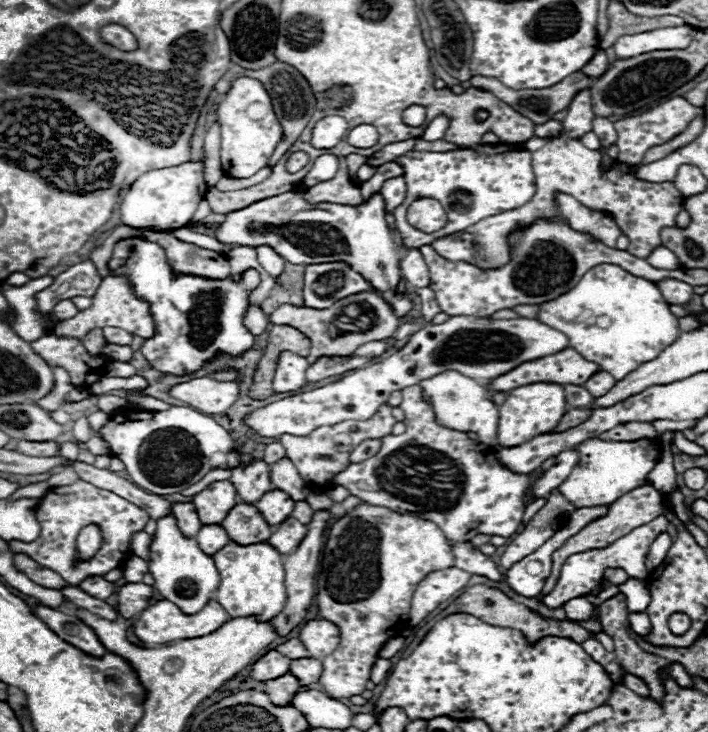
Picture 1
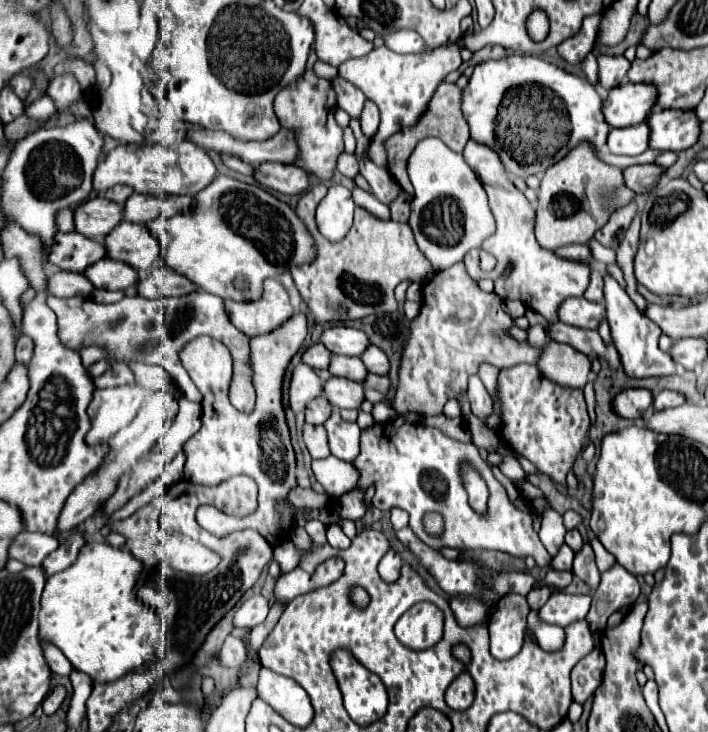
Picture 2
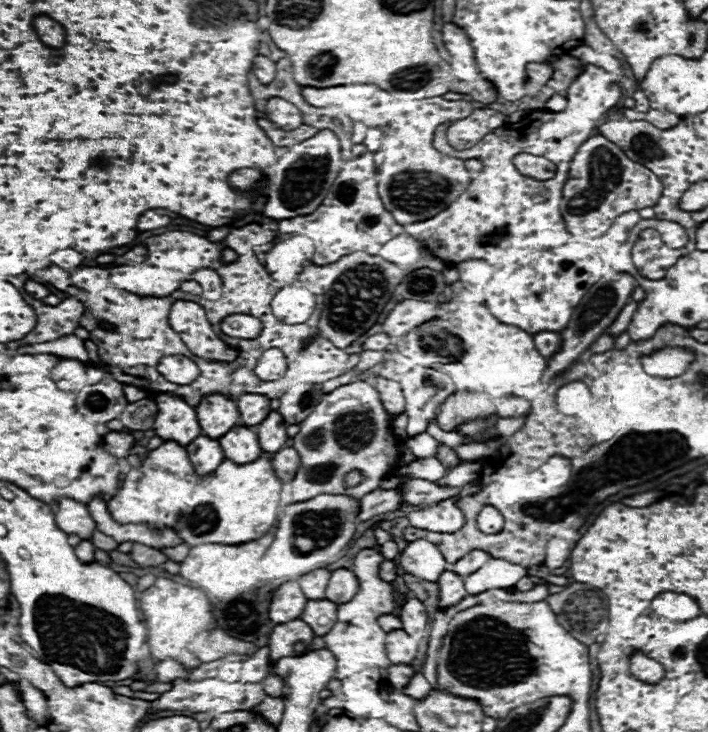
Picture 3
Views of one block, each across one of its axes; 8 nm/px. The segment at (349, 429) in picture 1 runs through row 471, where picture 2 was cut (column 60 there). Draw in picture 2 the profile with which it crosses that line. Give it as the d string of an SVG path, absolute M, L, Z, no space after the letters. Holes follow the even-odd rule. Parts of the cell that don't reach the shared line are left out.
M196 290L180 298L158 298L158 300L142 296L126 296L116 304L100 304L84 296L74 296L74 298L48 296L48 304L58 318L58 338L66 348L80 352L82 348L98 346L108 352L110 362L158 364L172 376L182 396L186 396L192 402L200 402L202 396L198 388L192 384L186 368L182 366L180 352L196 336L206 334L218 338L222 344L226 344L226 348L232 352L234 358L234 378L228 394L230 402L240 412L250 412L254 408L256 392L250 370L250 338L232 326L226 314L224 300L220 296Z

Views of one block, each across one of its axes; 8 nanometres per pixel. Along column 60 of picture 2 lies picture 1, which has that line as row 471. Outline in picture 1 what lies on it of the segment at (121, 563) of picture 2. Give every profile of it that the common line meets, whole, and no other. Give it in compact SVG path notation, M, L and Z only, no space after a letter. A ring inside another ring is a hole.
M640 438L634 442L590 440L582 442L582 446L576 446L576 450L580 452L580 458L574 470L558 486L562 496L576 508L612 504L622 494L648 484L648 474L654 470L654 466L660 462L662 456L662 444L648 438Z

